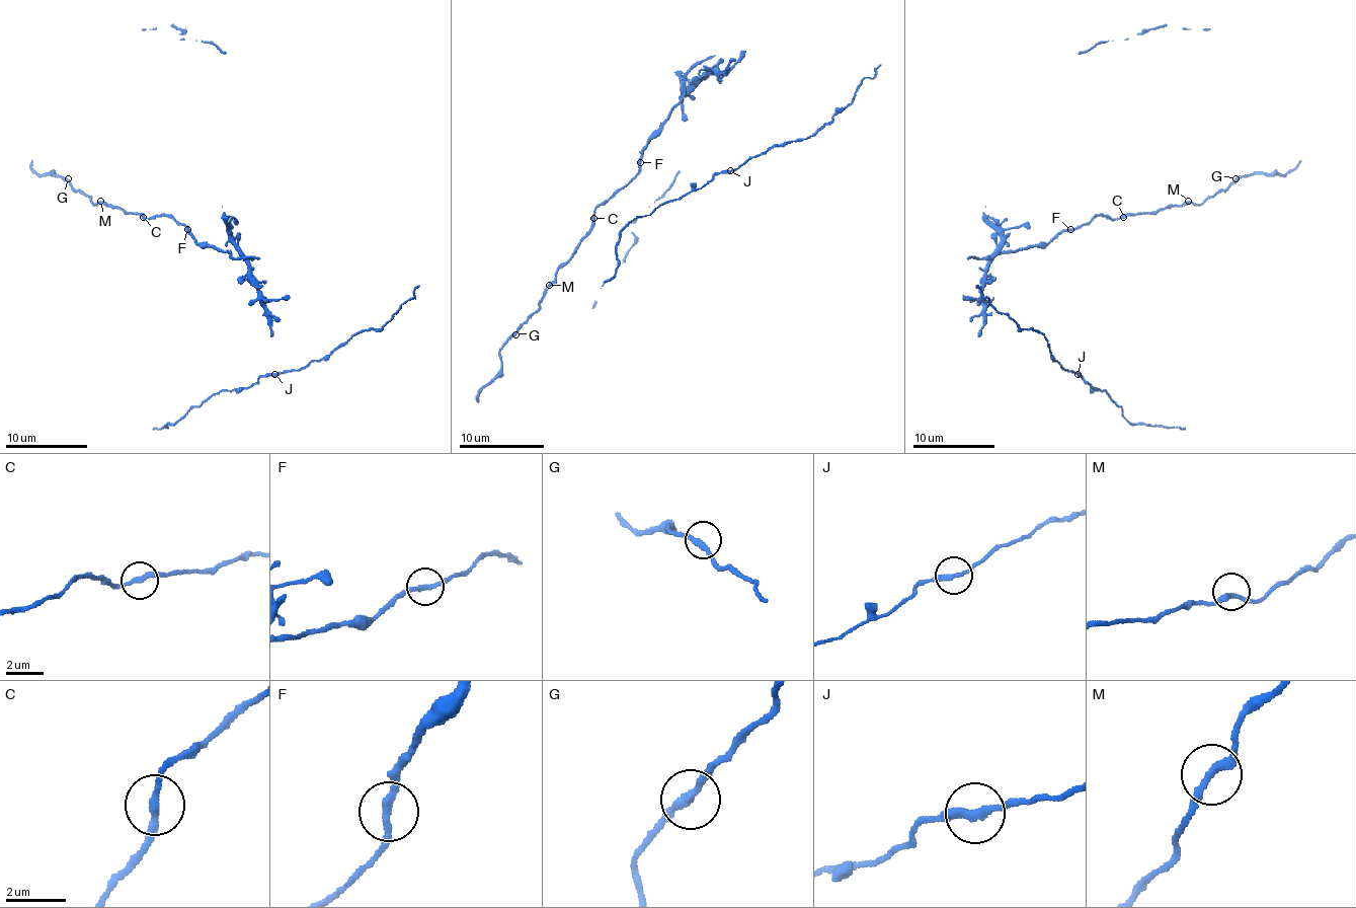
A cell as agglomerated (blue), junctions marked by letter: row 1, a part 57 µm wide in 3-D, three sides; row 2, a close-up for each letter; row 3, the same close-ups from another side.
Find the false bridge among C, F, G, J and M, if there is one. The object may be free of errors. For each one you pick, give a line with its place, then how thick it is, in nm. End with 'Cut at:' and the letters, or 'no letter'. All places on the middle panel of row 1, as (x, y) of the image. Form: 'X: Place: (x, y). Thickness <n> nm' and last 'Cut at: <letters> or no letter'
Cut at: no letter

